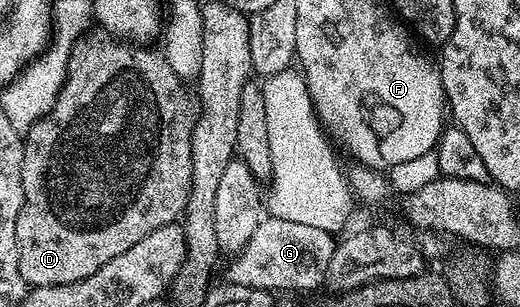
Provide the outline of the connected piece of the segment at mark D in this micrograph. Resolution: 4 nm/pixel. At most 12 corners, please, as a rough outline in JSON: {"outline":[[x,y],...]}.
{"outline":[[99,31],[23,134],[25,286],[183,214],[198,101]]}

